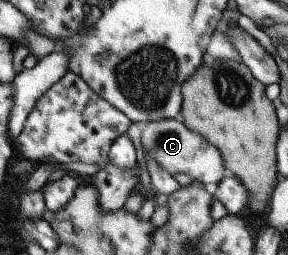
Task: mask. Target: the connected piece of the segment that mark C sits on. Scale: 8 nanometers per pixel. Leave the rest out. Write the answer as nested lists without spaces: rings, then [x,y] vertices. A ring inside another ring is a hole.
[[[164,119],[146,123],[142,126],[141,136],[142,147],[147,149],[147,153],[171,175],[185,173],[195,181],[205,183],[209,193],[217,191],[218,183],[228,174],[225,167],[225,159],[221,149],[215,147],[200,133],[188,128],[184,121],[177,119]]]

